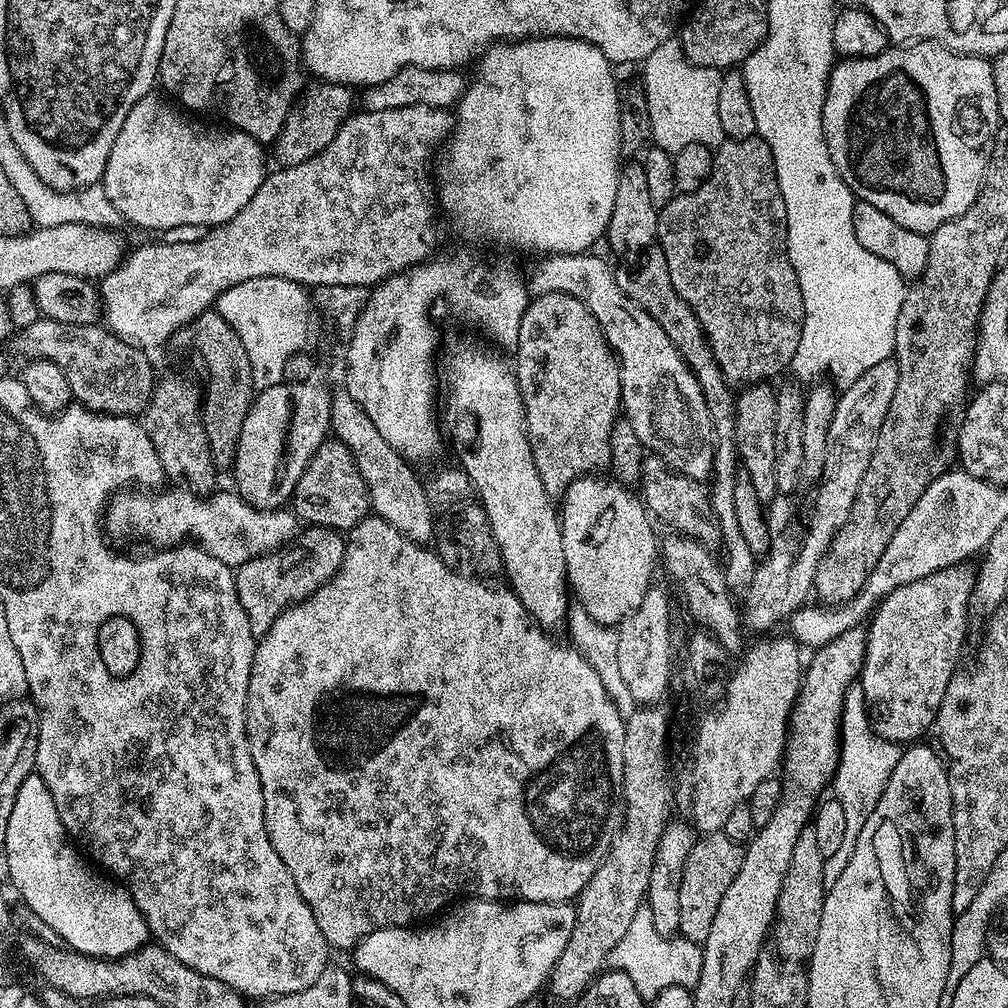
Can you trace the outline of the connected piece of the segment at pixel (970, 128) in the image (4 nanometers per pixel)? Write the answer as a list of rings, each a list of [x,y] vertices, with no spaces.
[[[913,42],[907,46],[890,46],[882,54],[870,58],[844,58],[833,67],[828,75],[826,102],[822,106],[822,128],[826,138],[826,146],[830,150],[830,158],[838,170],[840,177],[850,186],[857,201],[878,206],[882,214],[890,214],[898,226],[906,226],[906,230],[931,234],[938,226],[961,216],[978,198],[980,187],[984,181],[986,167],[986,149],[993,143],[994,137],[1001,127],[998,110],[998,94],[994,90],[994,74],[992,65],[985,57],[966,56],[959,52],[951,52],[942,44],[935,42]]]

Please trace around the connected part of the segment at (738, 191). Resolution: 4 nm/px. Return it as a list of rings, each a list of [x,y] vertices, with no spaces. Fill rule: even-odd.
[[[747,136],[744,140],[725,139],[715,149],[712,157],[712,173],[698,190],[681,192],[672,197],[671,202],[659,209],[660,217],[656,227],[656,238],[662,254],[666,258],[666,266],[670,270],[670,282],[674,282],[674,290],[682,294],[686,306],[694,310],[698,322],[708,339],[710,350],[722,370],[729,385],[747,386],[749,384],[763,384],[771,381],[780,371],[791,369],[792,359],[798,350],[798,338],[802,338],[802,322],[804,321],[804,299],[798,278],[794,274],[794,266],[790,262],[788,253],[788,219],[786,218],[786,202],[782,198],[782,190],[778,186],[776,167],[770,146],[759,136]]]

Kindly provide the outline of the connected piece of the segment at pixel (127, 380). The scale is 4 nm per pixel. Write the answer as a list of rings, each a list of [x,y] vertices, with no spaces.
[[[40,319],[15,333],[16,348],[25,361],[49,360],[66,374],[73,401],[91,412],[105,412],[108,416],[131,416],[143,413],[152,397],[154,375],[145,349],[127,344],[109,332],[107,327],[94,324],[63,324]]]

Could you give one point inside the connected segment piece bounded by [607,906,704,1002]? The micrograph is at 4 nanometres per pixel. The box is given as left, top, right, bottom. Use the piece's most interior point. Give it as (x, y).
(654, 962)

